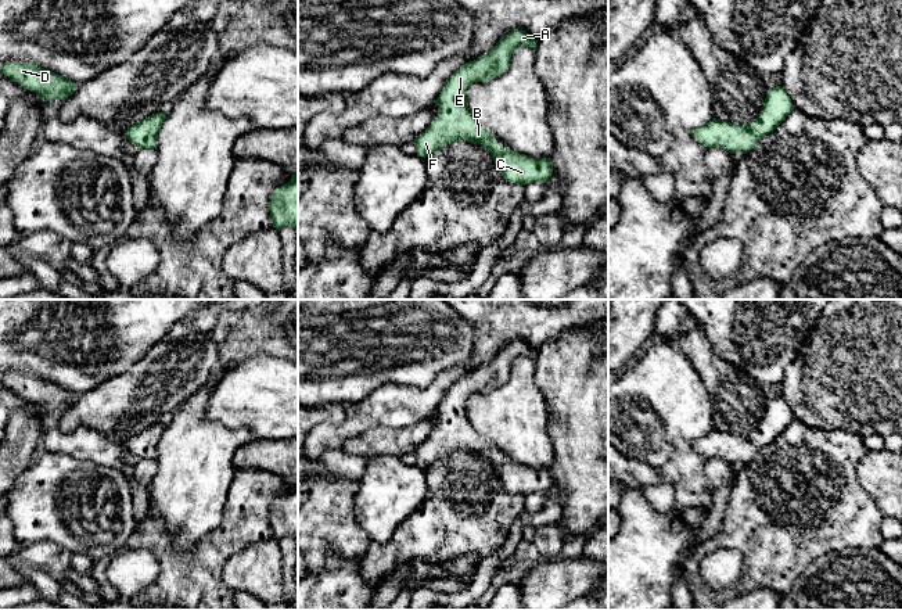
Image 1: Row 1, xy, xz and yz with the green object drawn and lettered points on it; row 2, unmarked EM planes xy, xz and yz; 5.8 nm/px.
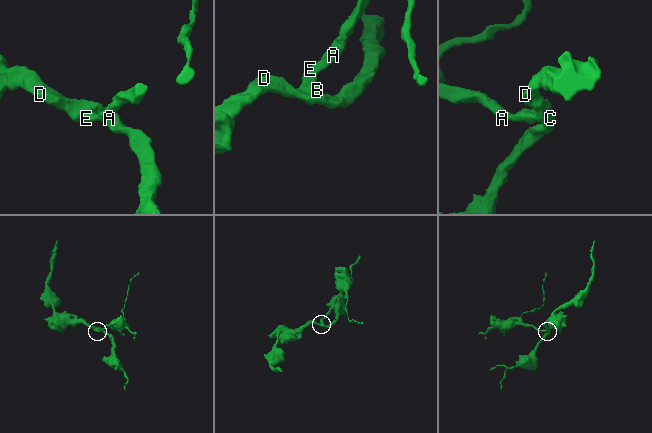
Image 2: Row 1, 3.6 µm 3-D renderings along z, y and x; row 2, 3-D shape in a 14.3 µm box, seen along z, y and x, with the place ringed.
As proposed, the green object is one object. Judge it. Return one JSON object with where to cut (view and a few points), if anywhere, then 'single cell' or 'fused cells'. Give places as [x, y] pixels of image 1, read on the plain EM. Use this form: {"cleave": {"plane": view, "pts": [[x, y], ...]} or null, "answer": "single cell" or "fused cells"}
{"cleave": null, "answer": "single cell"}

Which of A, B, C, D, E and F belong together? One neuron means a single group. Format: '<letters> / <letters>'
A B C D E F

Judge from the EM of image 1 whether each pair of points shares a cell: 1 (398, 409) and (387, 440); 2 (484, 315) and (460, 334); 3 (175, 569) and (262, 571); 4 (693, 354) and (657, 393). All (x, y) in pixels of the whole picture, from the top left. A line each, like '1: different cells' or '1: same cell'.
1: different cells
2: different cells
3: different cells
4: different cells

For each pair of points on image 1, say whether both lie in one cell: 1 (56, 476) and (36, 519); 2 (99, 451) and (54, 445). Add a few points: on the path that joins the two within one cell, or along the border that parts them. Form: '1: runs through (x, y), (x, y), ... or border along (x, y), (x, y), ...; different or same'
1: runs through (53, 487), (51, 498), (42, 508); same
2: runs through (87, 445), (65, 445); same

